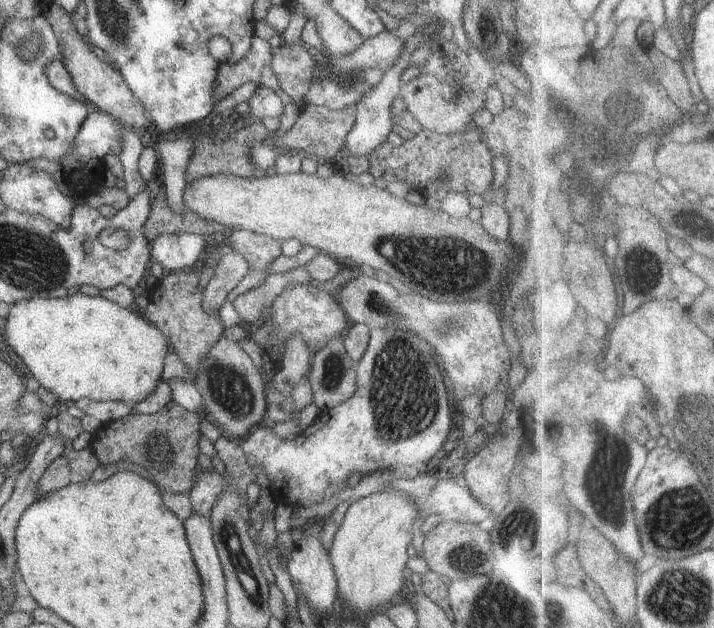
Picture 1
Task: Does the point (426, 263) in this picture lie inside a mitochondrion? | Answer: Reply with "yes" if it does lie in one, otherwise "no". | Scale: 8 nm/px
yes

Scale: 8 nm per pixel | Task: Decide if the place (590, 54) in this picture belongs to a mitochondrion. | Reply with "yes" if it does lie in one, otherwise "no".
no

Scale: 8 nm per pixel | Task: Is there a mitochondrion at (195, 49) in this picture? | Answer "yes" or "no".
no

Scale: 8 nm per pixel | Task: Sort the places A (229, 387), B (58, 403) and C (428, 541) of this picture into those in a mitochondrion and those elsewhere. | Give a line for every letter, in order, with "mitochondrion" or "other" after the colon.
A: mitochondrion
B: other
C: other

